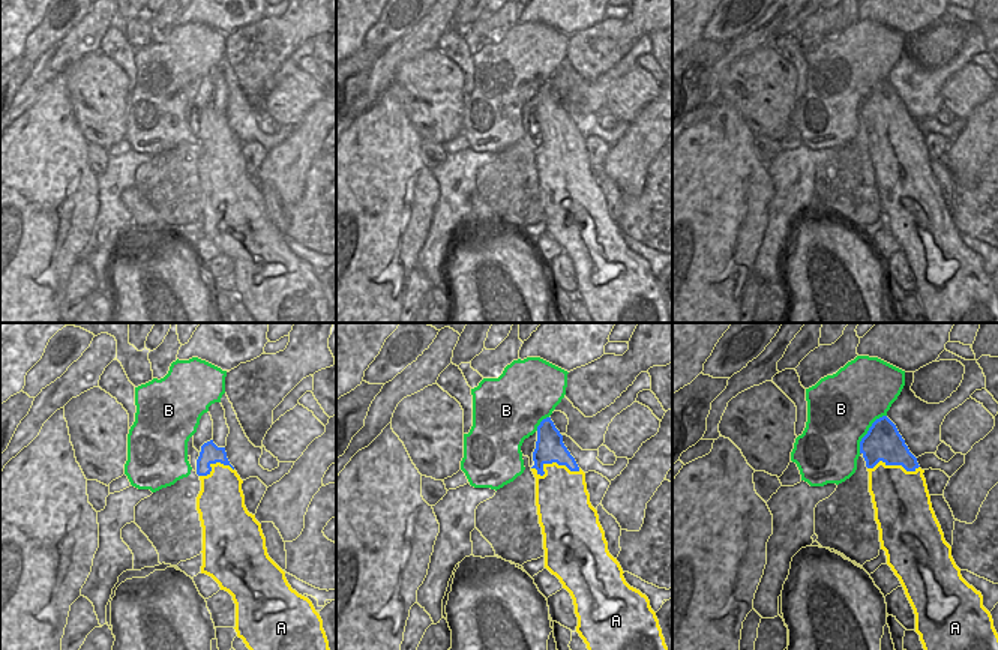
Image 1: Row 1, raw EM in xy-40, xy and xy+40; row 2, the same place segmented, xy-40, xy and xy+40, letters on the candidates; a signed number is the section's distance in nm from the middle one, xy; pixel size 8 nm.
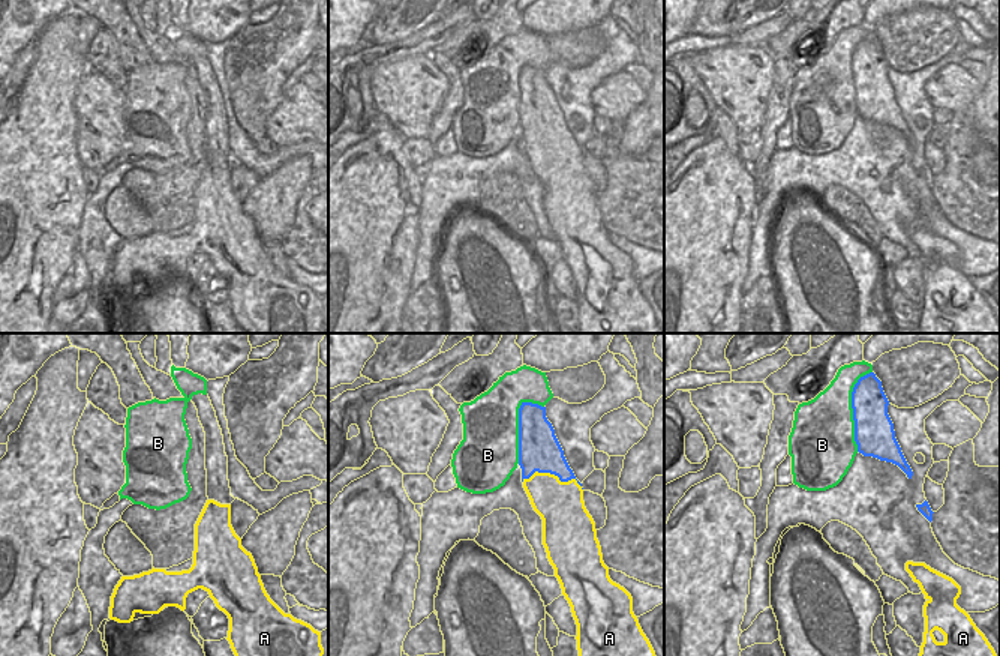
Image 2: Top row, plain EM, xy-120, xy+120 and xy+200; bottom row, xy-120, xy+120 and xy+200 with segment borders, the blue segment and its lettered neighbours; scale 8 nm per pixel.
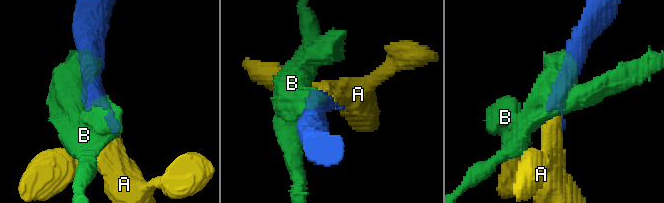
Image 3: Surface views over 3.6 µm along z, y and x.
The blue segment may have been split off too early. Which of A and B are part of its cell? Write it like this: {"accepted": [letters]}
{"accepted": ["A"]}

